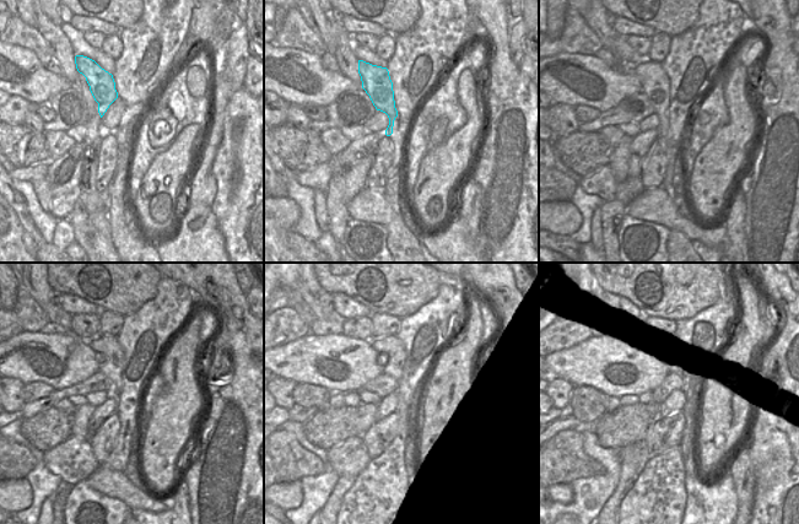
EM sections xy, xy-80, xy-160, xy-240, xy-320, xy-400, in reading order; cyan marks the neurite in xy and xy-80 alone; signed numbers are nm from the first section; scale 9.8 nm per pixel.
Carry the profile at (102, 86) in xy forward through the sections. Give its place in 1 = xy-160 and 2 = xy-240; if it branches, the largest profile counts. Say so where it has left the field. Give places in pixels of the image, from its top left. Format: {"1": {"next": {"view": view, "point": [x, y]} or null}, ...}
{"1": {"next": {"view": "xy-160", "point": [654, 82]}}, "2": {"next": {"view": "xy-240", "point": [109, 346]}}}

